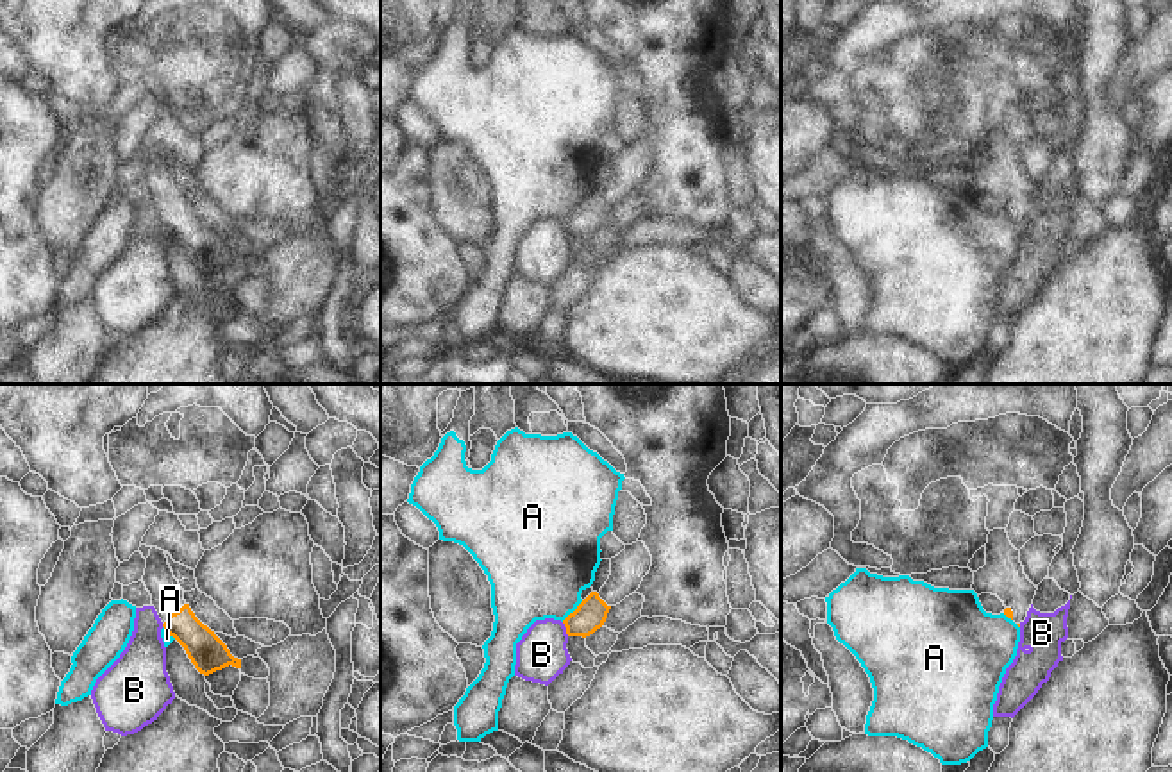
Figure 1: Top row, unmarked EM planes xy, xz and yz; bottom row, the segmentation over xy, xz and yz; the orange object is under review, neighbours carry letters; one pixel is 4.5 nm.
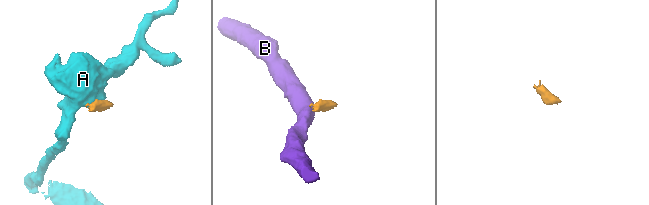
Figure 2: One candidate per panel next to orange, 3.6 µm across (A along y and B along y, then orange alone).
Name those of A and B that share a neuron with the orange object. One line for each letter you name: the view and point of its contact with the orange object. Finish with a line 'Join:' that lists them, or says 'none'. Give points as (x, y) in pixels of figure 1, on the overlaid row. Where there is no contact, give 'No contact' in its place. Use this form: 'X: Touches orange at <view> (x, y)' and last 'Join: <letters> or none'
Join: none

